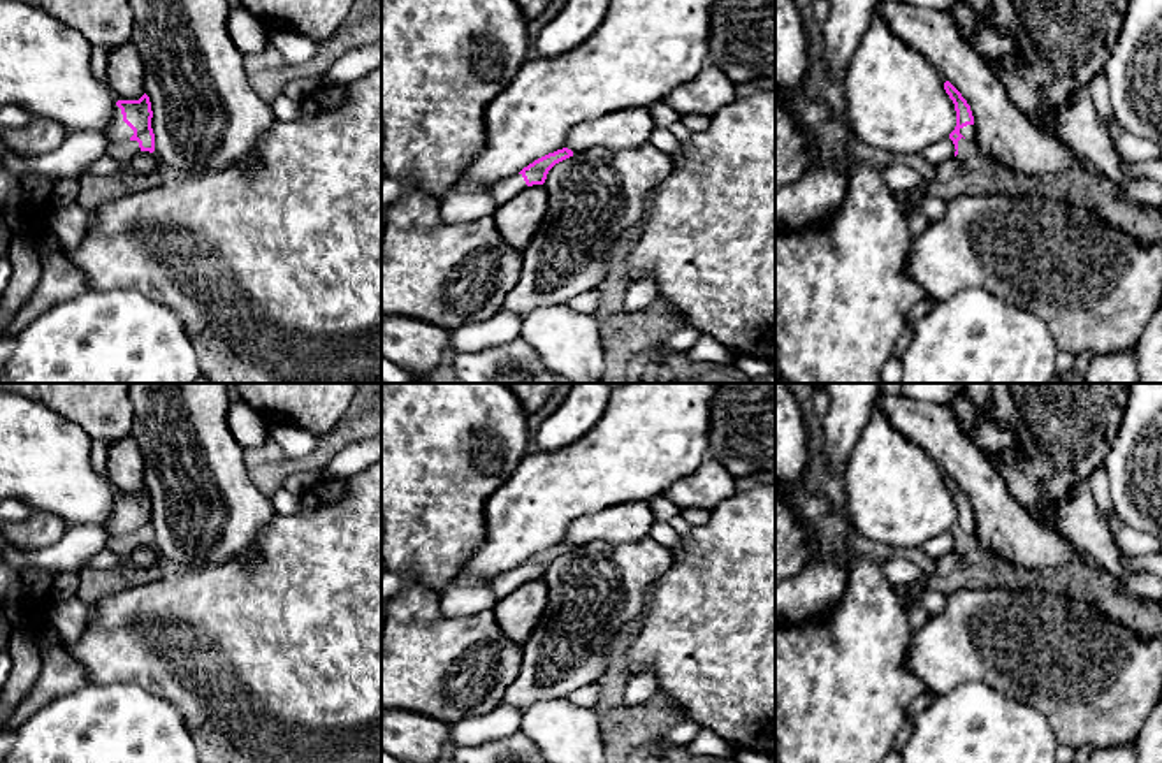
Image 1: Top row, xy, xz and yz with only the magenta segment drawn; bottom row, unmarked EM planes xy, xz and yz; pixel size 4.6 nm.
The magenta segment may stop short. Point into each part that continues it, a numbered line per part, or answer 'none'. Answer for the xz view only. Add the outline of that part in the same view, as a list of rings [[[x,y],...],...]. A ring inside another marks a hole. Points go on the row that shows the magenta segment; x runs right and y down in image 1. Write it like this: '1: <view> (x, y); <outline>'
1: xz (505, 190); [[[513,174],[510,178],[499,181],[497,185],[490,186],[489,192],[494,199],[494,204],[499,207],[499,206],[506,204],[508,200],[512,200],[515,195],[519,195],[526,188],[527,188],[527,185],[526,185],[522,174]]]

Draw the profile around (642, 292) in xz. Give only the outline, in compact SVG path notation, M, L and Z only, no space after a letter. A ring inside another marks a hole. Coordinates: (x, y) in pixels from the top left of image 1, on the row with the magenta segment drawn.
M652 276L640 278L628 285L622 309L626 313L636 313L652 304L657 299L657 285Z

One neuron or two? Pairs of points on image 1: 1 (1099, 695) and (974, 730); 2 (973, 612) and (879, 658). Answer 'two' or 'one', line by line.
1: two
2: two

